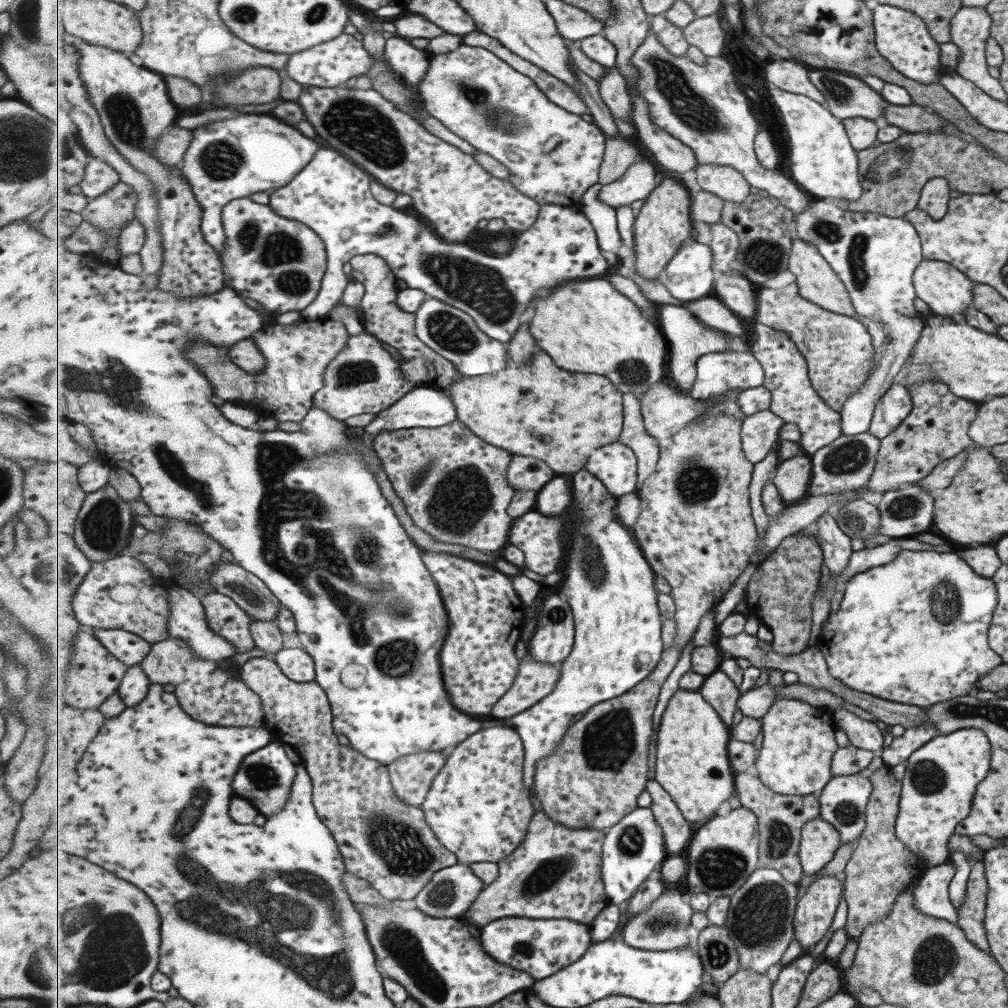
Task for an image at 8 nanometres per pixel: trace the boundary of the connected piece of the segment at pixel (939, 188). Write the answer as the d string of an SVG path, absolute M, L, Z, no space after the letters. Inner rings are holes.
M935 177L928 180L921 187L916 207L924 210L933 220L939 220L948 209L949 190L945 179Z

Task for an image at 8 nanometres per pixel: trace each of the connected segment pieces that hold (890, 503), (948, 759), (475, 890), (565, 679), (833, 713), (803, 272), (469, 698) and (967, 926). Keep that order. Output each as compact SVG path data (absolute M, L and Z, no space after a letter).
M916 483L886 491L876 509L879 529L875 534L891 539L907 538L924 533L933 521L933 493L927 494Z
M962 728L949 734L937 734L906 758L894 835L925 867L948 861L948 838L955 825L969 814L975 789L989 772L992 749L983 731Z
M458 862L455 866L436 872L430 883L414 898L413 905L429 916L442 919L461 917L471 910L486 887L483 879L475 874L469 864Z
M589 469L576 472L572 477L573 519L568 528L568 550L562 564L560 594L570 601L576 622L574 650L561 664L561 678L554 691L525 712L511 717L511 726L519 731L526 748L526 785L532 788L538 762L554 754L564 742L568 730L579 714L586 714L599 703L627 694L648 678L662 662L667 649L663 641L663 616L660 613L659 595L656 589L657 574L647 561L642 545L636 536L621 522L618 498L609 493L606 484Z
M842 708L829 710L828 714L833 725L845 733L851 745L871 752L883 748L883 732L877 729L875 723L863 720Z
M801 238L794 239L788 263L788 270L795 272L799 277L799 292L806 300L819 305L819 308L827 309L829 312L839 313L854 319L857 317L856 310L852 305L849 294L846 292L845 285L838 279L834 269L827 264L827 261L818 252L813 243Z
M427 551L423 559L439 585L450 616L450 632L442 650L442 671L451 700L468 715L490 718L498 700L518 680L520 658L516 646L528 624L527 606L515 590L512 577L491 565L445 552Z
M979 861L971 864L966 880L964 902L956 909L958 915L955 924L964 932L968 941L971 941L979 950L989 953L989 945L983 926L985 899L984 866Z

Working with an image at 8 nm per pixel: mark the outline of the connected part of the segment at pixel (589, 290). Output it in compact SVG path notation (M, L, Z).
M603 277L585 278L551 288L548 296L540 296L533 302L531 317L532 333L539 348L548 352L561 368L606 376L622 393L631 392L640 398L665 376L667 340L663 332L634 300L618 292L610 280Z

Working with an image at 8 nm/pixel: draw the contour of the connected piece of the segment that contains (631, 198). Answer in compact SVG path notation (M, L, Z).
M640 157L621 178L604 185L599 198L614 209L646 200L658 186L657 171L651 160Z

